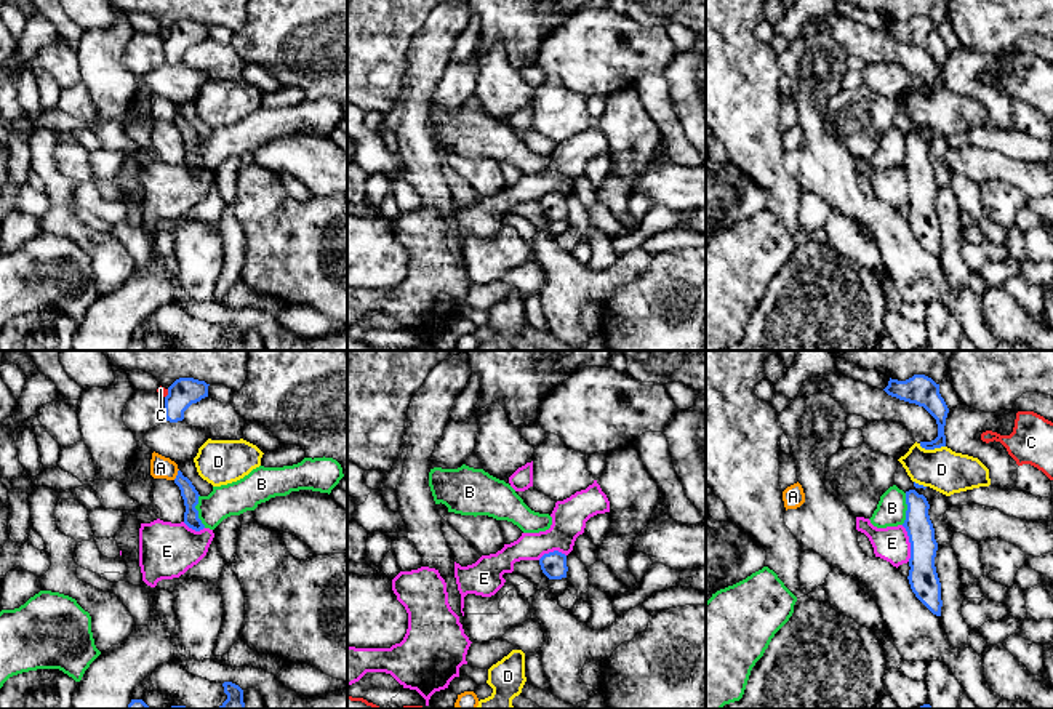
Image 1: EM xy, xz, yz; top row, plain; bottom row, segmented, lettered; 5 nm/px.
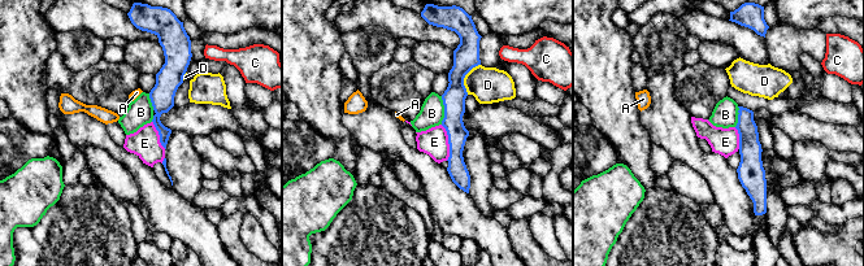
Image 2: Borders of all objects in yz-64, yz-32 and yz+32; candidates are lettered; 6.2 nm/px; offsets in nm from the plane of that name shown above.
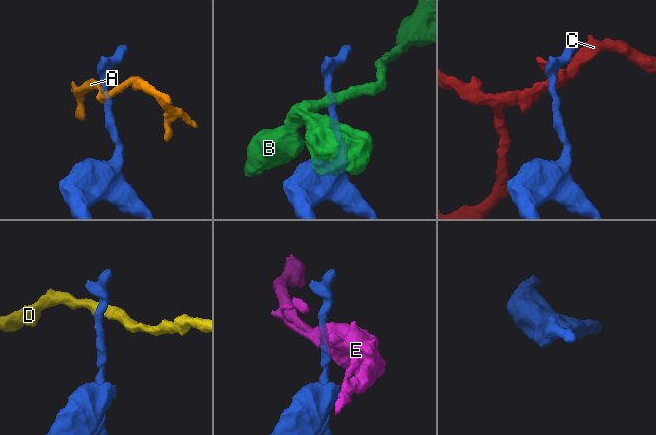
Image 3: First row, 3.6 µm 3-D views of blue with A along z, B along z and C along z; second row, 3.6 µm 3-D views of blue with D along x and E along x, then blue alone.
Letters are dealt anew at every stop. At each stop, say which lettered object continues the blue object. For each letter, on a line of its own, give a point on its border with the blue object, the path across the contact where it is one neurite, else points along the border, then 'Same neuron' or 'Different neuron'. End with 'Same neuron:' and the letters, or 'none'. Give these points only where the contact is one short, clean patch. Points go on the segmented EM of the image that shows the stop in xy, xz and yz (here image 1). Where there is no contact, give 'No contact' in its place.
A: Touches blue at xy (178, 474). Boundary: xy (178, 469), (173, 479). Different neuron
B: Touches blue at xy (197, 511). Boundary: xy (199, 495), (196, 509), (197, 517), (205, 527). Different neuron
C: Touches blue at xy (168, 394). Boundary: xy (168, 389), (165, 397). Different neuron
D: Touches blue at yz (932, 448). Boundary: yz (919, 444), (925, 448), (944, 445). Different neuron
E: Touches blue at yz (909, 541). Boundary: yz (901, 525), (908, 535), (909, 560). Different neuron
Same neuron: none

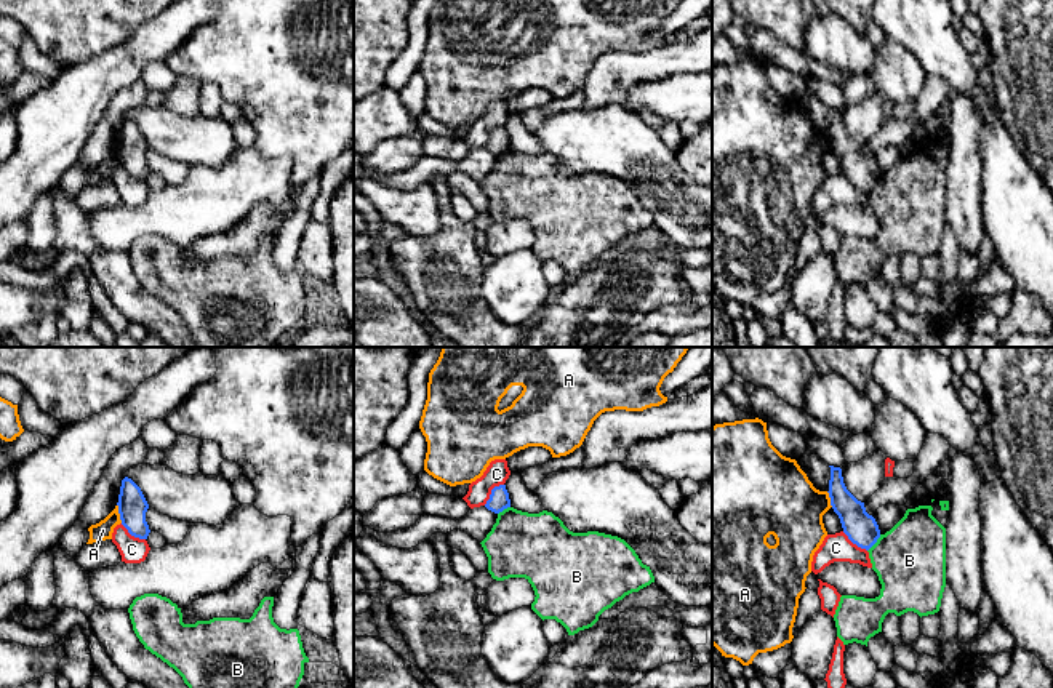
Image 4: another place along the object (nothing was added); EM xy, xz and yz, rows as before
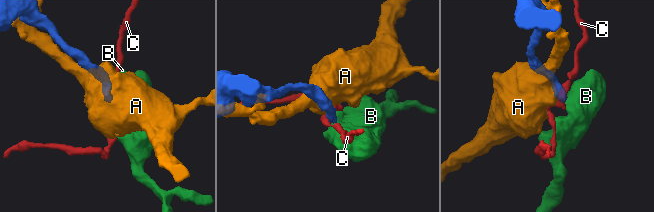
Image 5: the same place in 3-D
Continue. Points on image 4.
A: Touches blue at xy (119, 512). Different neuron
B: Touches blue at yz (876, 541). Boundary: yz (880, 535), (868, 551). Different neuron
C: Touches blue at xz (492, 492). Boundary: xz (503, 484), (492, 490), (490, 498), (484, 504). Different neuron
Same neuron: none

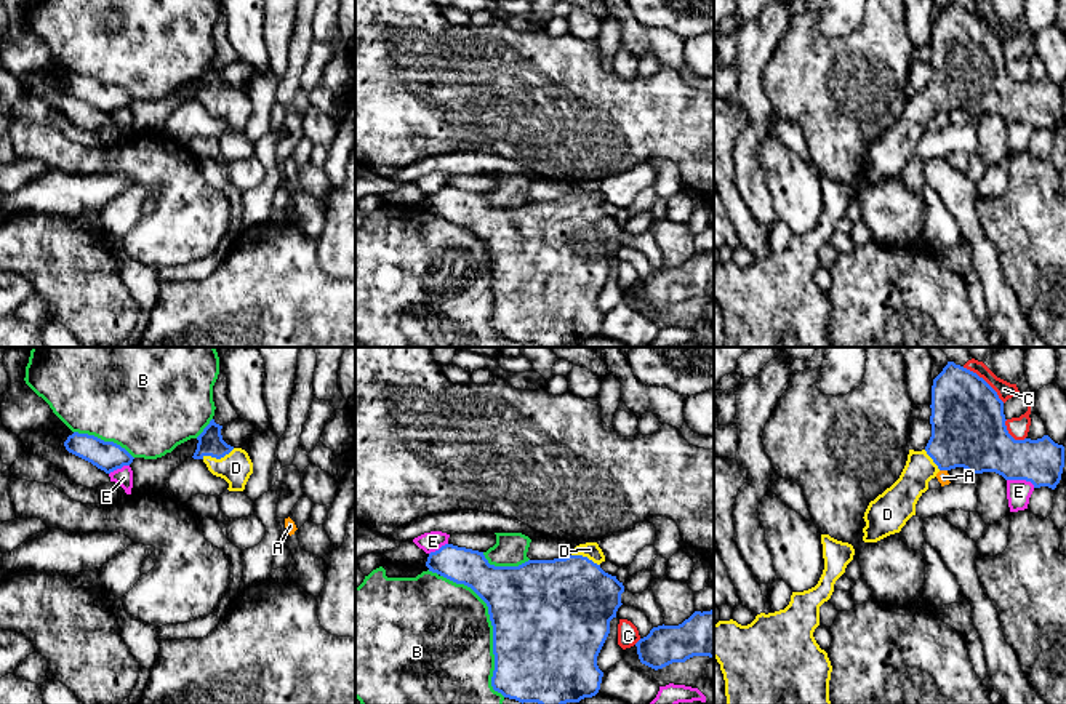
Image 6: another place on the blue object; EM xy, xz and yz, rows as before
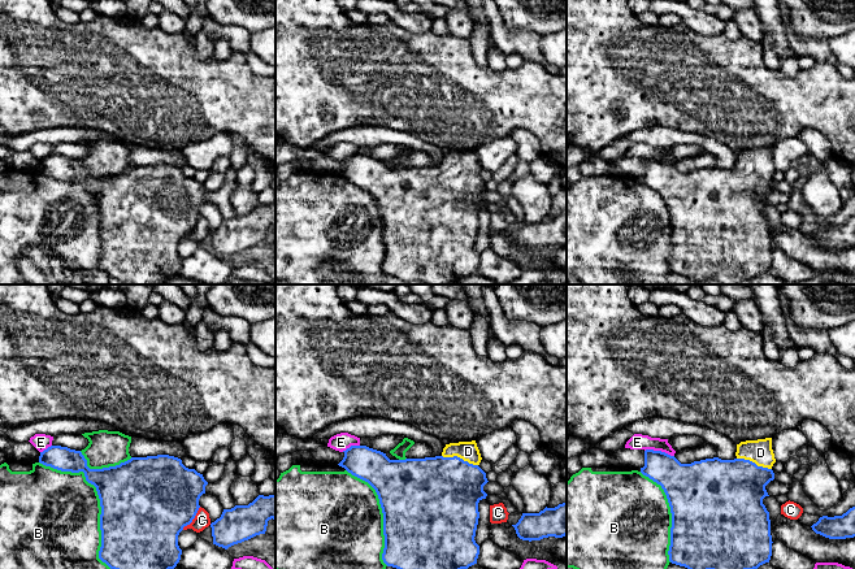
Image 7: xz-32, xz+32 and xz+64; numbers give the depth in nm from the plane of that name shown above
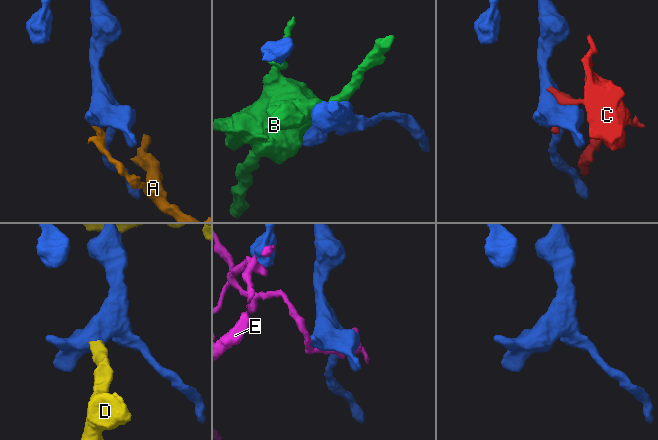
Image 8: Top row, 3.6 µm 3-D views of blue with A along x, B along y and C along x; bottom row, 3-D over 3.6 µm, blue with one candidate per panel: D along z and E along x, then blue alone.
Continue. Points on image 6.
A: Touches blue at yz (943, 469). Boundary: yz (940, 469), (946, 471). Different neuron
B: Touches blue at xz (493, 629). Different neuron
C: Touches blue at yz (985, 381). Different neuron
D: Touches blue at xy (218, 458). Path across: xy (210, 442), (218, 458), (236, 468). Same neuron
E: Touches blue at yz (1021, 479). Different neuron
Same neuron: D

